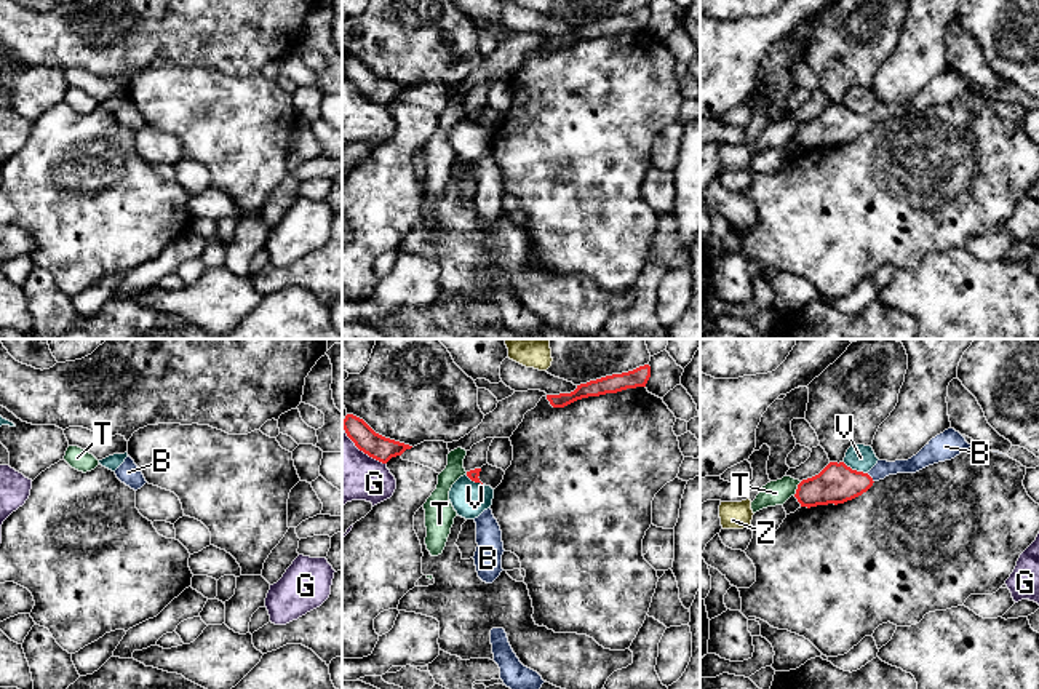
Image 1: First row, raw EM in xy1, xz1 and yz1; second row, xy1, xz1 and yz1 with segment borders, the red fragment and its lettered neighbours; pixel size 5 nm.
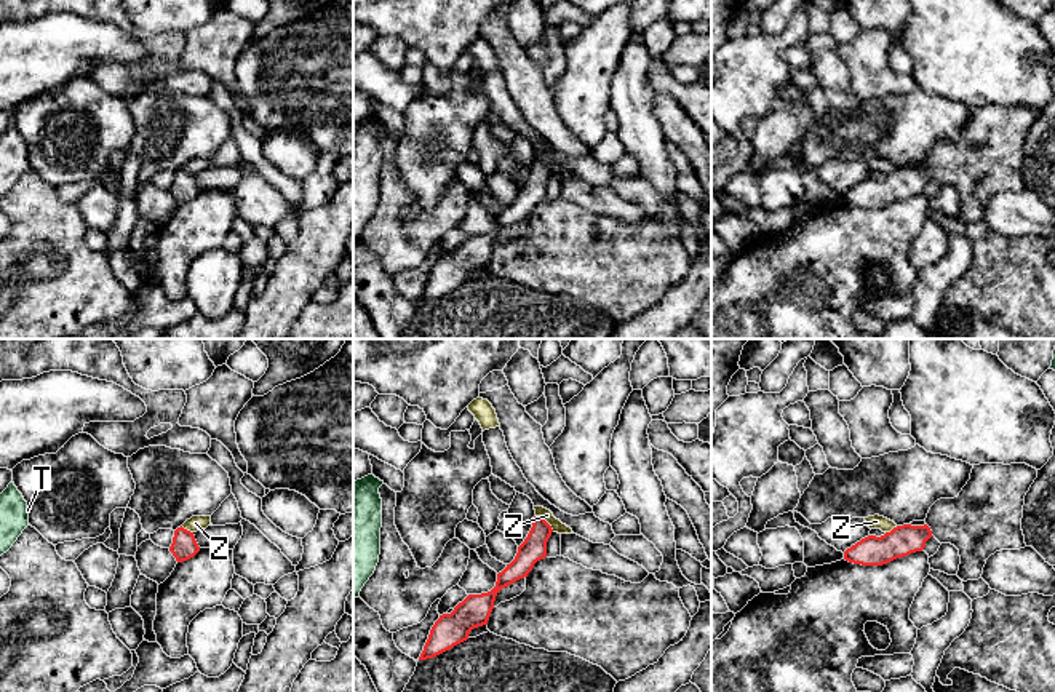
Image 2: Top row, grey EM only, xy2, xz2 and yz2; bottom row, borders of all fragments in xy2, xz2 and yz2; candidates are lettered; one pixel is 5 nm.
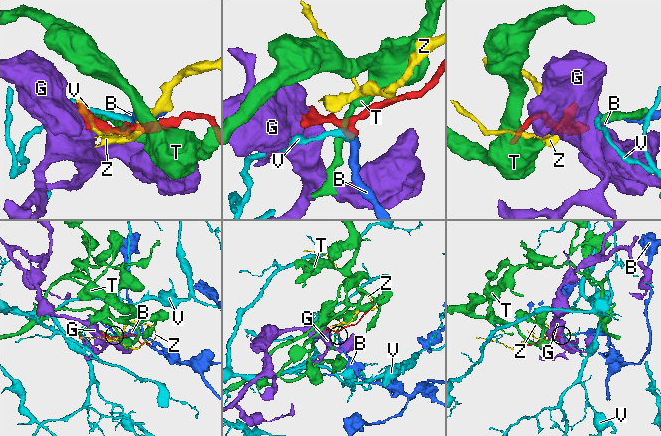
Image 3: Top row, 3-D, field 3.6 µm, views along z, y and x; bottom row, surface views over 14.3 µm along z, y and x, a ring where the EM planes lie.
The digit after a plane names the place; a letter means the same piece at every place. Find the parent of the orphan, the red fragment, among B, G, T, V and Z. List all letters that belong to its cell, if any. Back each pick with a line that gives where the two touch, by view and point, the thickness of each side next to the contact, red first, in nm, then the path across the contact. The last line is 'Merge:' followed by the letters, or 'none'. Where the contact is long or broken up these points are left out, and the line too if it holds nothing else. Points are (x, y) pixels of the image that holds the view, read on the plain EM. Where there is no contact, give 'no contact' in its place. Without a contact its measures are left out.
B: yz1 (871, 120) | 200/90 nm | across yz1 (836, 125), (857, 125), (871, 120), (883, 111)
Merge: B

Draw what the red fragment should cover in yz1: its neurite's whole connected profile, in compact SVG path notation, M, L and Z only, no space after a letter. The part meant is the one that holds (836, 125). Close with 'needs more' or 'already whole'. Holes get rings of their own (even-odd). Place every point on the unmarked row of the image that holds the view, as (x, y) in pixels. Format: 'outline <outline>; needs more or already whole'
outline M954 70L932 80L916 98L908 102L878 102L868 114L857 114L844 104L830 104L818 117L802 121L794 139L801 149L844 145L866 134L874 123L897 115L916 115L929 107L951 102L964 91L972 90Z; needs more

